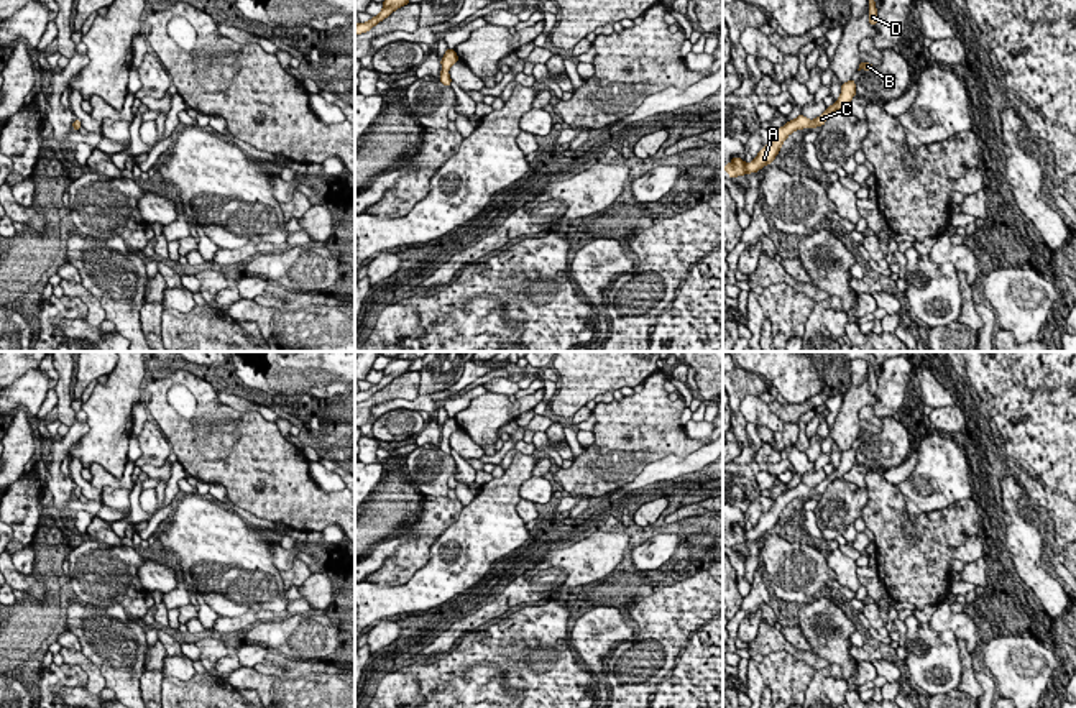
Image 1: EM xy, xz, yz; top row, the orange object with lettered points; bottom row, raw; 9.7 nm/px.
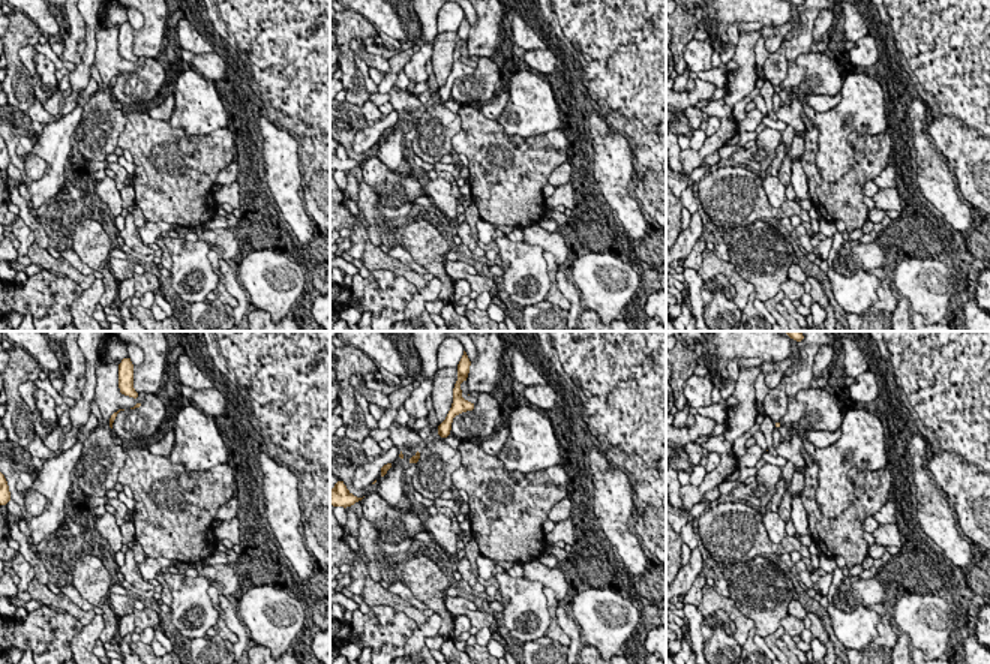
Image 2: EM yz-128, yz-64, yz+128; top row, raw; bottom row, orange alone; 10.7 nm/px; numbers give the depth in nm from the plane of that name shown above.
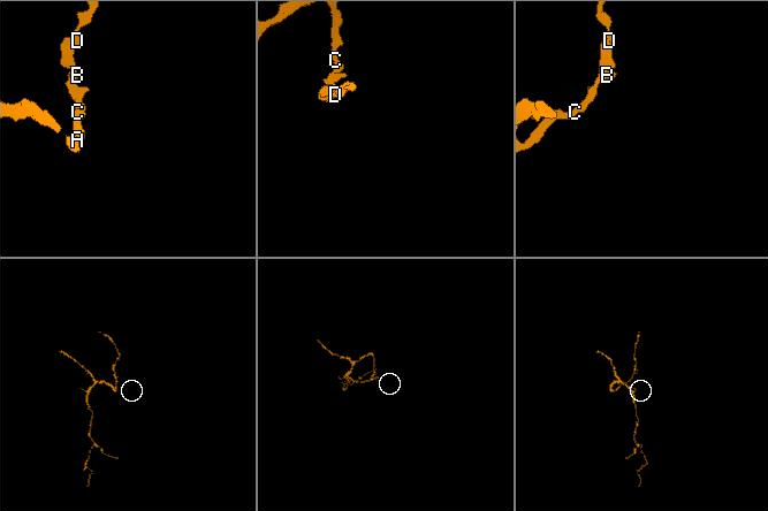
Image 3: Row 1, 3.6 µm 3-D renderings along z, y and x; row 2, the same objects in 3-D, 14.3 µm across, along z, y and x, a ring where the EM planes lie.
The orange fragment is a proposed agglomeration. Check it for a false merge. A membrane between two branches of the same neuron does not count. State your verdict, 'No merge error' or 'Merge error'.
No merge error

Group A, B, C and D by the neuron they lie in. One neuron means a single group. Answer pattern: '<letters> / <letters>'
A B C D

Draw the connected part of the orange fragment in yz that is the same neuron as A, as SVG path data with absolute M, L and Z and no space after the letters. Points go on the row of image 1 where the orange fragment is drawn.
M851 79L849 82L841 84L839 99L831 107L826 107L826 110L818 118L808 120L800 113L795 120L787 122L782 128L775 131L774 138L759 151L759 154L754 158L752 163L744 163L739 156L734 156L729 164L724 164L724 171L729 174L731 179L734 179L736 176L757 172L766 164L770 164L775 159L782 143L787 140L790 133L802 128L823 126L825 122L835 112L843 110L843 107L848 105L854 95L856 95L856 82Z

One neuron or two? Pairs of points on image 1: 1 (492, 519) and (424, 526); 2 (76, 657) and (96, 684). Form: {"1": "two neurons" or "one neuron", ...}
{"1": "two neurons", "2": "one neuron"}

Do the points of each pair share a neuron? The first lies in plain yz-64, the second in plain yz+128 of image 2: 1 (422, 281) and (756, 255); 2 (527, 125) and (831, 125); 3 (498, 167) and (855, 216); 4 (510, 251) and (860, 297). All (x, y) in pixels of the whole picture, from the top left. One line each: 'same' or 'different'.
1: different
2: same
3: same
4: same

